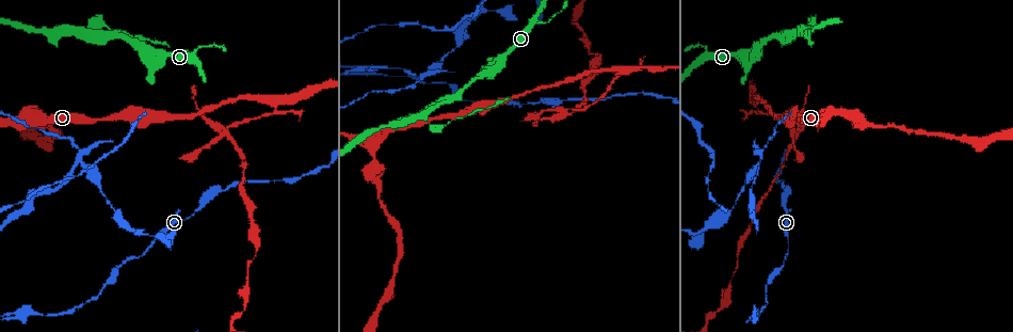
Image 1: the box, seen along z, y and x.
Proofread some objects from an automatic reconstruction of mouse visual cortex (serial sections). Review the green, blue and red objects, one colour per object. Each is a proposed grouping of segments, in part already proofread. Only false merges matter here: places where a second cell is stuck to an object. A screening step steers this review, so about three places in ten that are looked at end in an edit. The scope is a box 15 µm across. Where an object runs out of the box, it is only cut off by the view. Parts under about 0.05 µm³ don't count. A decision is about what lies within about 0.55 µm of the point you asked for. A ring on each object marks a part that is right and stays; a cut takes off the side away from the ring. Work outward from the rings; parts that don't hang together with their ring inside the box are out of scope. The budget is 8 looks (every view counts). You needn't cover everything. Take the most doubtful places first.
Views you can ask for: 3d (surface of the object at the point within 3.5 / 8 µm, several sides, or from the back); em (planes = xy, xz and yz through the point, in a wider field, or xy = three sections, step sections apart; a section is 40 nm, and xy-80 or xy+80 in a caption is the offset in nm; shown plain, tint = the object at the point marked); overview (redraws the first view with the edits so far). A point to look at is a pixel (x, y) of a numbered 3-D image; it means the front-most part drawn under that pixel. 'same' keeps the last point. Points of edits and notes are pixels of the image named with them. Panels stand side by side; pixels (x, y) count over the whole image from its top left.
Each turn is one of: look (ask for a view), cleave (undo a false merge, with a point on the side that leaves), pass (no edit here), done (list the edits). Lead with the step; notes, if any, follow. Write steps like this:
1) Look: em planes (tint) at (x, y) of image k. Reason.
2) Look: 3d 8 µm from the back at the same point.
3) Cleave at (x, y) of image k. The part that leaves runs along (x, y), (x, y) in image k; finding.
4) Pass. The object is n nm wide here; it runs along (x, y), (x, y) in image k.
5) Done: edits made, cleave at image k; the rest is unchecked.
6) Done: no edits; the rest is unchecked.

Look: 3d 3.5 µm at (812, 20) of image 1. Sharp bend.

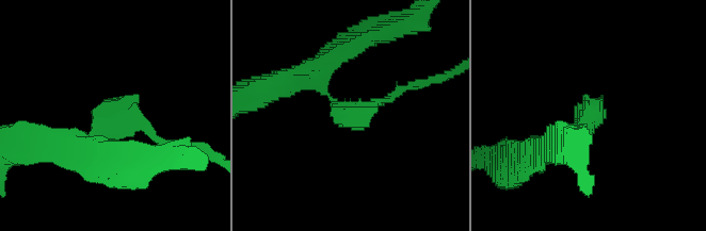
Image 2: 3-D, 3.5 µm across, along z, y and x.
Look: em xy step 5 (tint) at (590, 110) of image 2. The arms are 100, 150 nm wide.

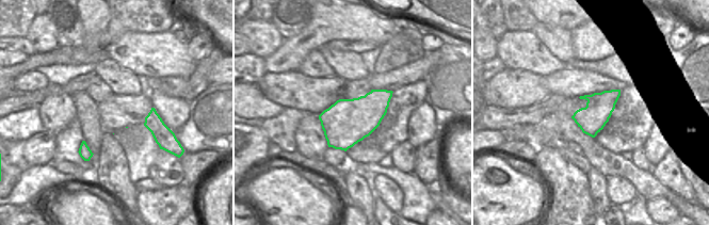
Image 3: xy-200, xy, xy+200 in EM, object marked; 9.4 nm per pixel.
Cleave at (411, 86) of image 2. The object is 440 nm wide here; the part that leaves runs along (373, 102), (452, 72) in image 2; two cells meet here.

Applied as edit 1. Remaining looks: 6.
Look: overview. See it whole again.

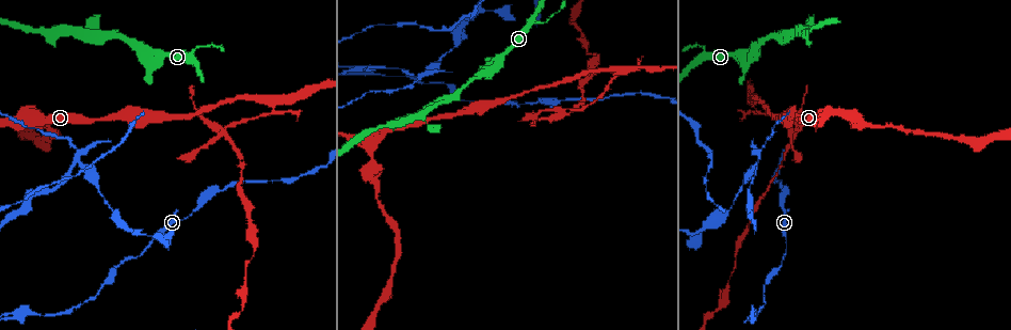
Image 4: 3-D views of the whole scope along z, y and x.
Look: 3d 3.5 µm at (615, 69) of image 4. Small branch off a trunk.

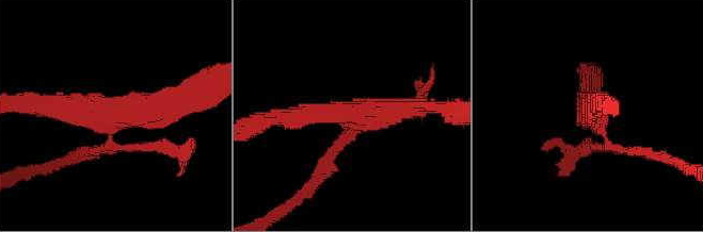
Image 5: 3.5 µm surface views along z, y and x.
Look: em planes (plain) at (107, 115) of image 5. Now the EM.

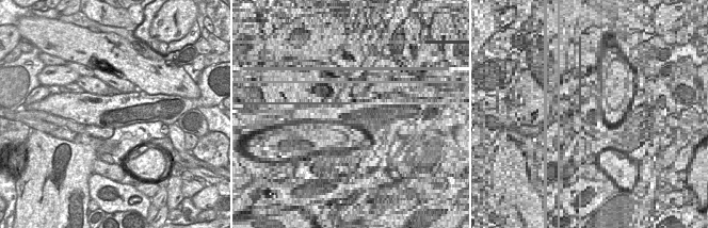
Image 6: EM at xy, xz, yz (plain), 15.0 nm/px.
Look: em planes (tint) at the same point. Where the object lies.

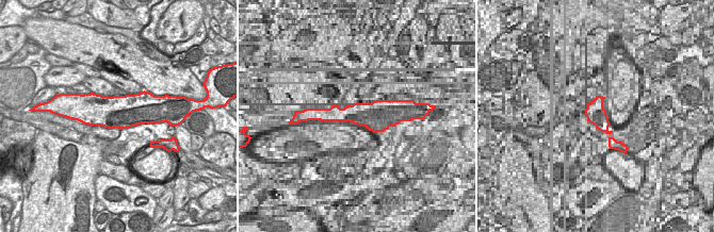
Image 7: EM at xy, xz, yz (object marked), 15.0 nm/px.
Cleave at (144, 147) of image 5. The part that leaves runs along (107, 141), (107, 147), (47, 166) in image 5; a second cell is stuck on.

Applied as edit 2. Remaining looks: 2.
Done: edits made, cleave at image 2, cleave at image 5; the rest is unchecked.

